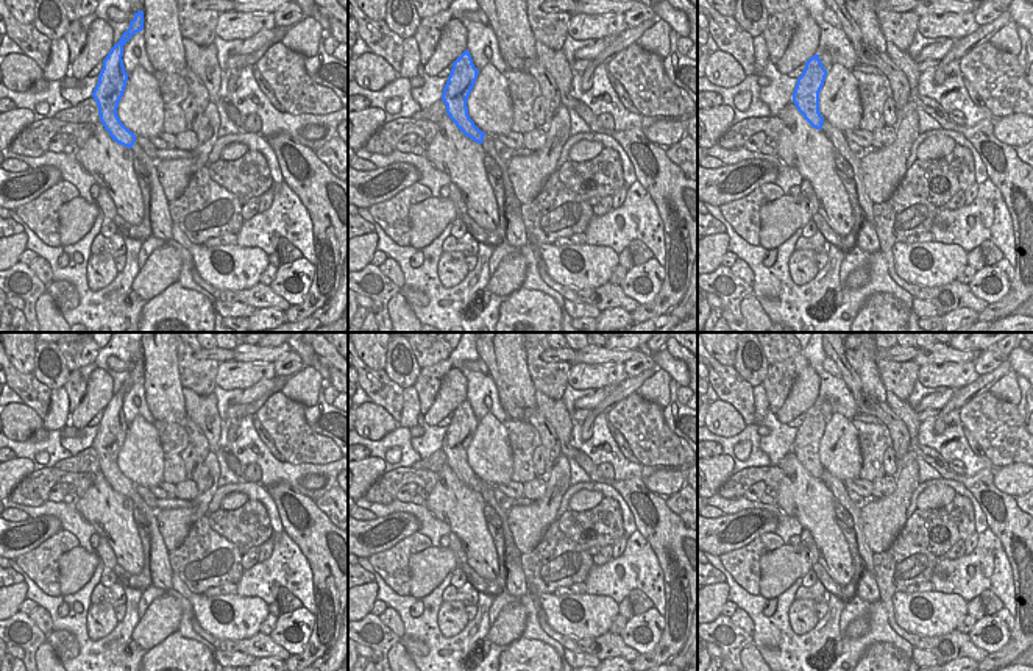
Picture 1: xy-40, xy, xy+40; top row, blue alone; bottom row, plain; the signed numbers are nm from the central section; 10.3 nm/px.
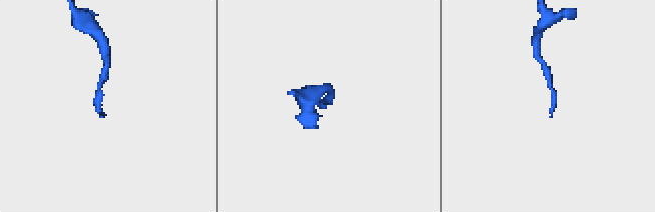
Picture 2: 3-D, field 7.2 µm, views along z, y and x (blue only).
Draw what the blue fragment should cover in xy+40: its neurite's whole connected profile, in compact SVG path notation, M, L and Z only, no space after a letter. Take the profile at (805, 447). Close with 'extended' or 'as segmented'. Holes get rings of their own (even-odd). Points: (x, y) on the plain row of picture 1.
M819 404L811 406L805 412L802 424L797 428L793 453L804 468L816 479L822 479L824 467L819 462L819 442L824 435L827 420Z; as segmented

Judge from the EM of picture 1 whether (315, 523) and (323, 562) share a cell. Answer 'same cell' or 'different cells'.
same cell

